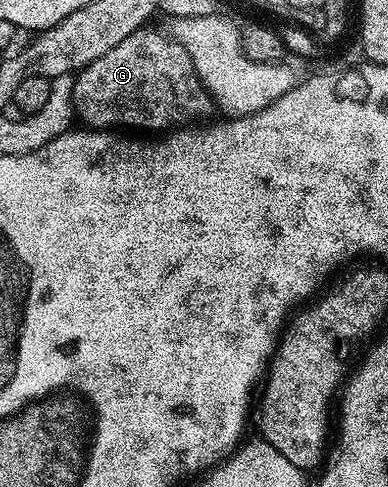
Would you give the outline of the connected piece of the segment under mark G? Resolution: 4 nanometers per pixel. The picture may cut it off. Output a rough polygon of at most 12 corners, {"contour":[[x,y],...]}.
{"contour":[[136,30],[75,75],[85,127],[168,132],[214,110],[186,48]]}

